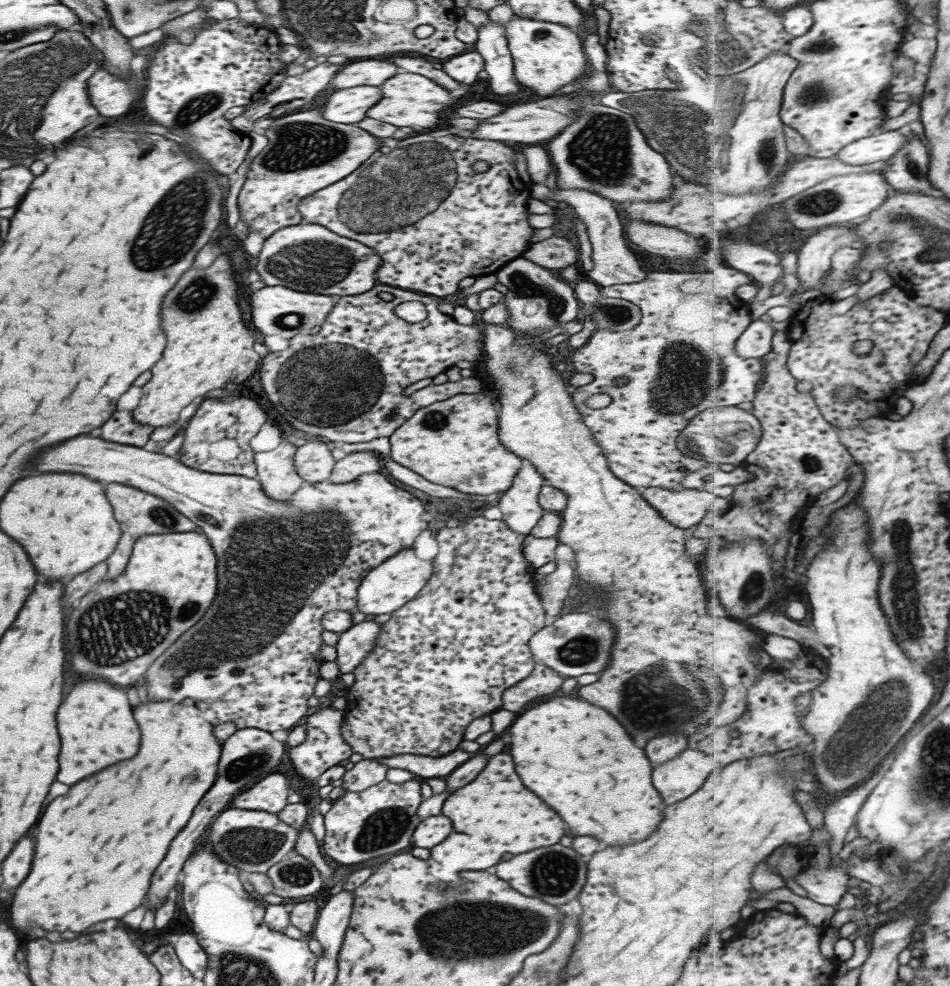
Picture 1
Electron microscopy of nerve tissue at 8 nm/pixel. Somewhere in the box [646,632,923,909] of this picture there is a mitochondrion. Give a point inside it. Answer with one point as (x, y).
(877, 719)

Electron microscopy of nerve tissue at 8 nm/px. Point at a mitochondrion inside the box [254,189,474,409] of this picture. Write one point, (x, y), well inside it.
(316, 264)

